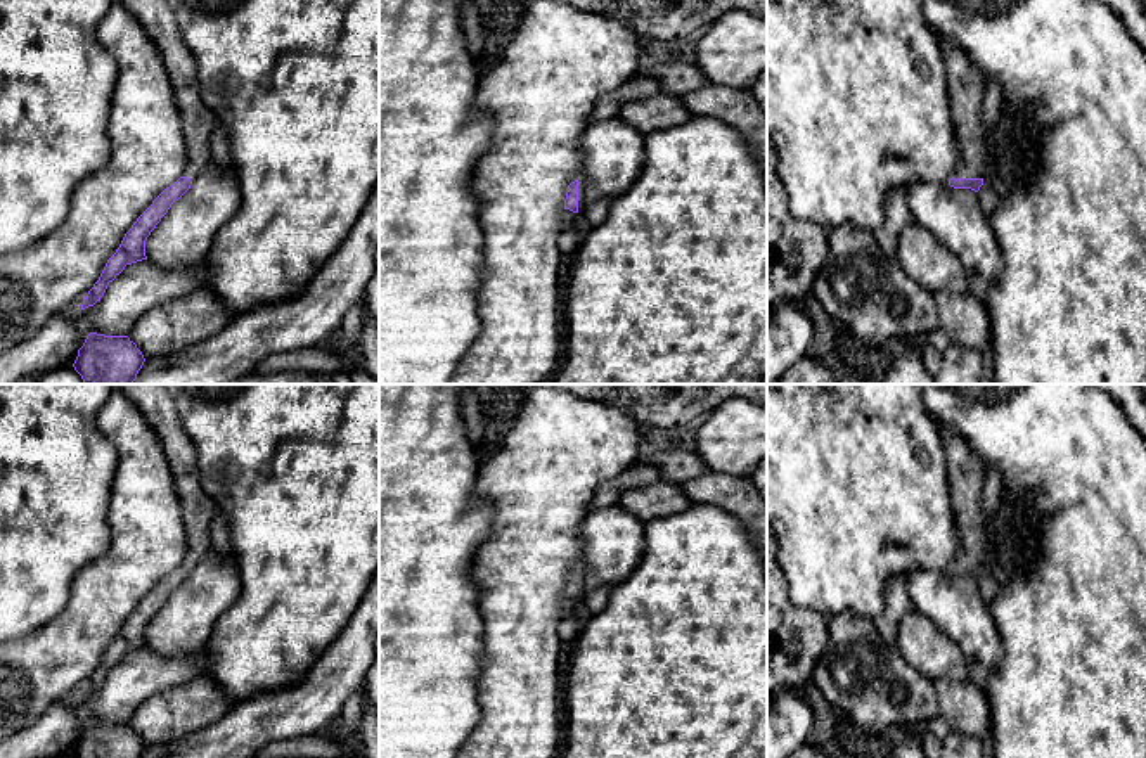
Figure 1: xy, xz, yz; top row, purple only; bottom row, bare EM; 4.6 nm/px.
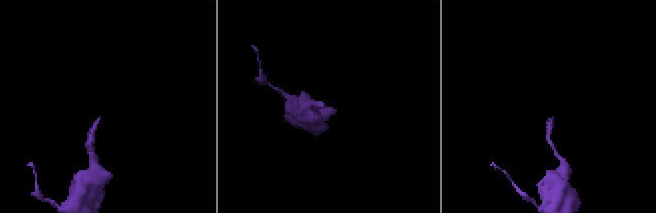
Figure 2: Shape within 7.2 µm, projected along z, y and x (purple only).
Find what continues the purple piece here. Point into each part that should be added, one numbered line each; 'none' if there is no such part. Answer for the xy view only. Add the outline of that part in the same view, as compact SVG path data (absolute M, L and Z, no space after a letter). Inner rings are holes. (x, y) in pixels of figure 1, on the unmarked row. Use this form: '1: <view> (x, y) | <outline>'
1: xy (198, 507) | M114 384L114 388L142 410L161 440L182 504L189 545L183 564L194 569L209 550L209 523L218 512L216 502L203 488L196 448L180 426L173 400L163 384Z

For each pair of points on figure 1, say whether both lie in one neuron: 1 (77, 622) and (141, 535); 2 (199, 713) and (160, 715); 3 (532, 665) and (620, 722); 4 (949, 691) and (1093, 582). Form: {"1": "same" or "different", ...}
{"1": "same", "2": "same", "3": "different", "4": "different"}

